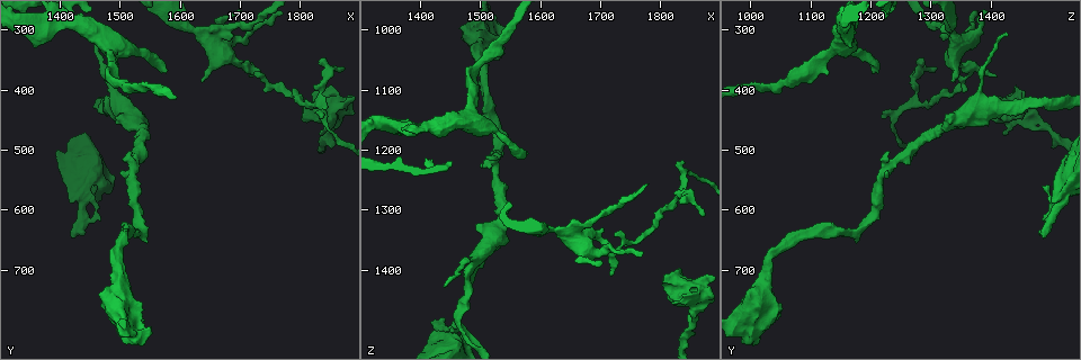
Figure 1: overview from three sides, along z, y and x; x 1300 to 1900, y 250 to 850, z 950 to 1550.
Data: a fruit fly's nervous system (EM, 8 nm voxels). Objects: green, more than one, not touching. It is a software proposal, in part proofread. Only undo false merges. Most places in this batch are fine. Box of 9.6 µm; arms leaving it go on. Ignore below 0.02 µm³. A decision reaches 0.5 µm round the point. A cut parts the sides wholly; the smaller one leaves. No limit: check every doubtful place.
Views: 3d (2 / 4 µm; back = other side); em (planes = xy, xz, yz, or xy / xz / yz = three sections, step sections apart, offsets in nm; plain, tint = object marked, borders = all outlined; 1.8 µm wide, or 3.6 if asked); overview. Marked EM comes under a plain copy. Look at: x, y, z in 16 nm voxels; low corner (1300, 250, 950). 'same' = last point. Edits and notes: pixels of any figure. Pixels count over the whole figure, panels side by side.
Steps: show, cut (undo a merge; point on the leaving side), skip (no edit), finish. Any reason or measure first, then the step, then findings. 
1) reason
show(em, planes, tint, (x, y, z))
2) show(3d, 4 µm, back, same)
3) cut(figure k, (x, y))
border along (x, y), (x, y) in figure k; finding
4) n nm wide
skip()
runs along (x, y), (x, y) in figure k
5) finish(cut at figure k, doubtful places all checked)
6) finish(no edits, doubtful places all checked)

a fork
show(em, planes, tint, (1825, 425, 1285))

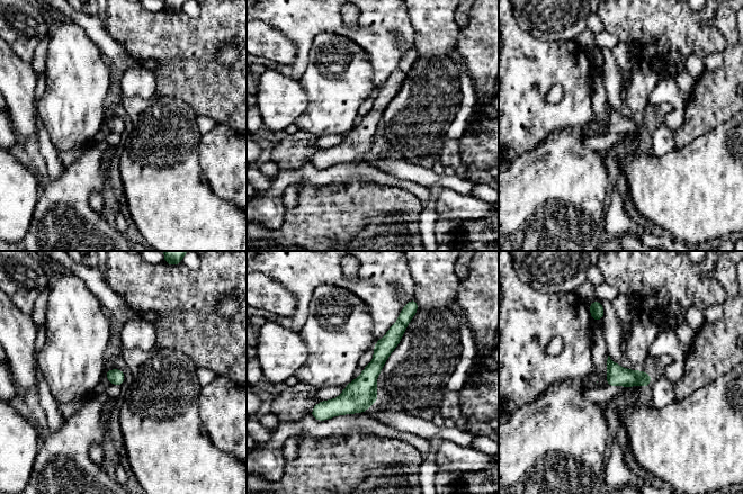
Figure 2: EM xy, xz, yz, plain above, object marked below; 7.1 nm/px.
skip()
runs along (405, 319), (368, 378), (315, 412) in figure 2; one cell here

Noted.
calibre changes
show(3d, 4 µm, back, (1850, 430, 1430))

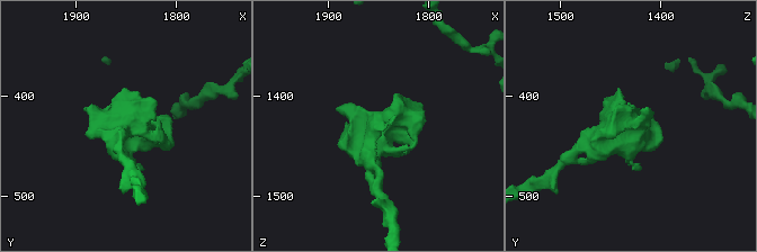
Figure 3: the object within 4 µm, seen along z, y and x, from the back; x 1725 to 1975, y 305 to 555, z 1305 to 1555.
now the EM
show(em, yz, step 8, tint, (1852, 430, 1430))

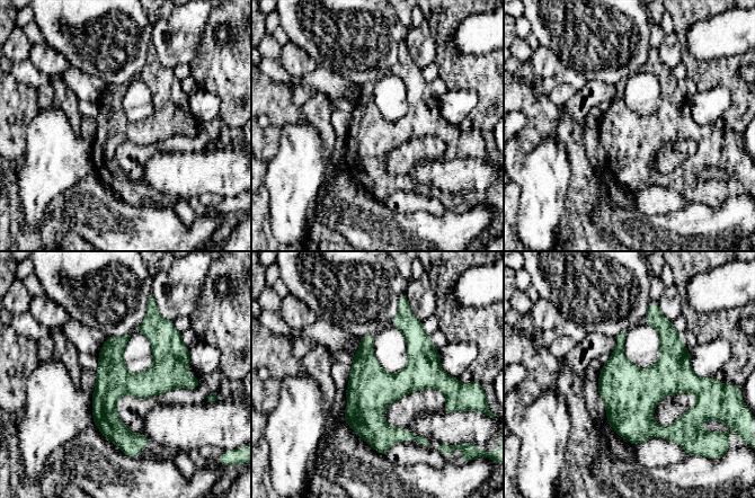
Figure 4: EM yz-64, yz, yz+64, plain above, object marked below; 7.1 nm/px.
skip()
one cell here

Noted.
looks like a crossing
show(em, planes, tint, (1665, 310, 1335))

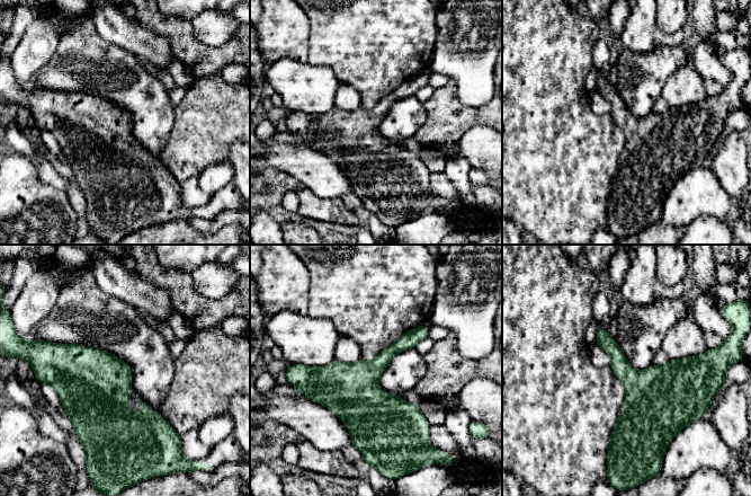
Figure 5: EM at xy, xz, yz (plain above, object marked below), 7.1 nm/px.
skip()
one cell here

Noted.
three-way junction
show(em, 3.6 µm, yz, step 4, borders, (1485, 335, 1140))

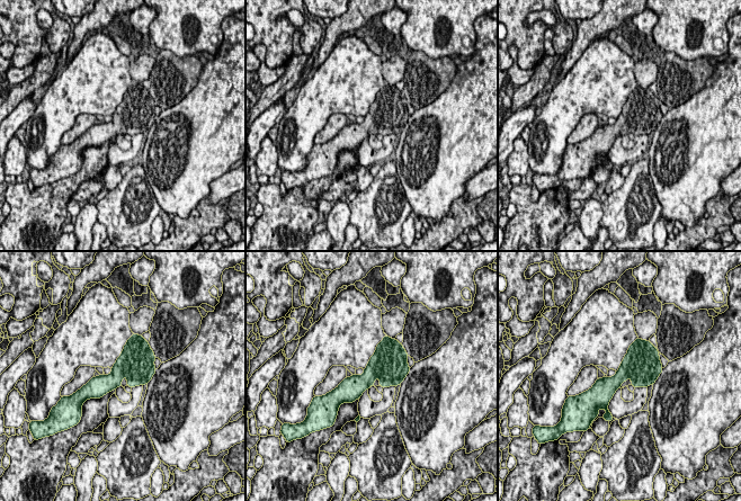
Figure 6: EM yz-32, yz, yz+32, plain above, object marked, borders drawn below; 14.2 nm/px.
300 nm wide
skip()
one cell here

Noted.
finish(no edits, doubtful places all checked)

